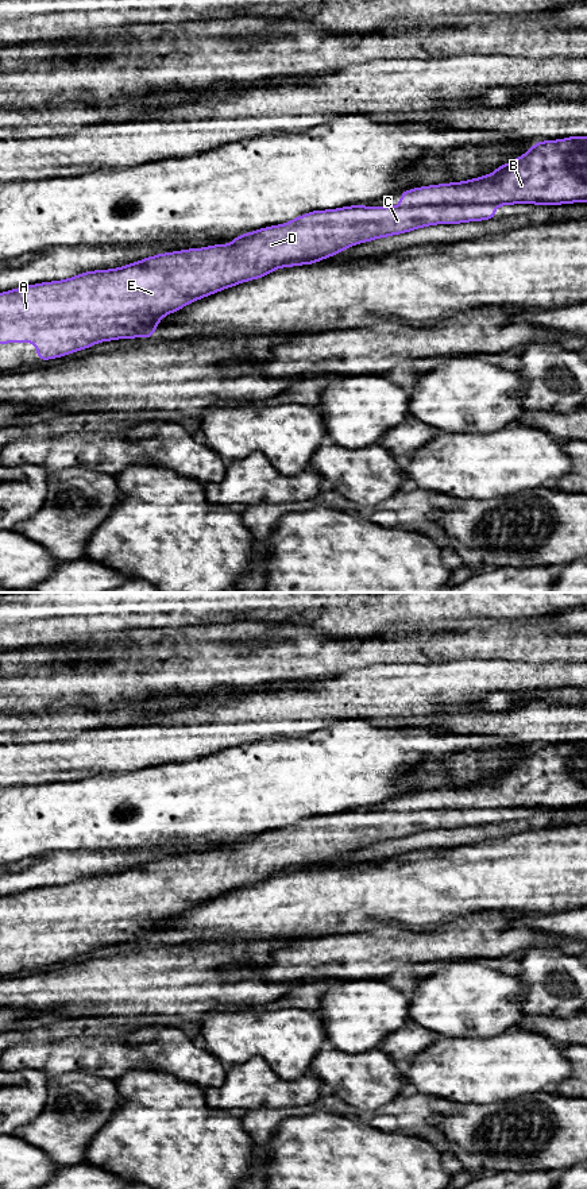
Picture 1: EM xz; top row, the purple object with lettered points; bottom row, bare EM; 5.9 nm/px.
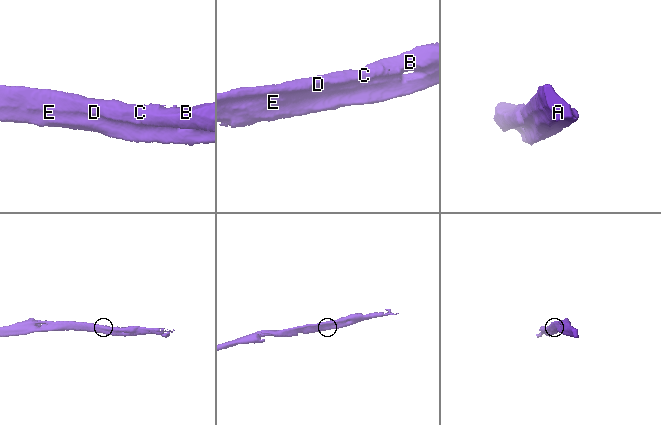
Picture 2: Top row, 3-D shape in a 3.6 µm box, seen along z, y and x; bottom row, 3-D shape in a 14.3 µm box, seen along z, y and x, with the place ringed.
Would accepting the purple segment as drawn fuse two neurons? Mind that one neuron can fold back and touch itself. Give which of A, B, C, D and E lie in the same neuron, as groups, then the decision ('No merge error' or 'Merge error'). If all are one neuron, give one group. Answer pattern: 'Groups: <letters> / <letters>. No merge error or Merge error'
Groups: A B C D E. No merge error

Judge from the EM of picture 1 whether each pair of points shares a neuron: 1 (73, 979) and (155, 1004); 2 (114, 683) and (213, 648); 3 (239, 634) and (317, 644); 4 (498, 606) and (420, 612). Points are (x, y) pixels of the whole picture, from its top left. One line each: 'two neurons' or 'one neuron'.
1: one neuron
2: one neuron
3: one neuron
4: one neuron

